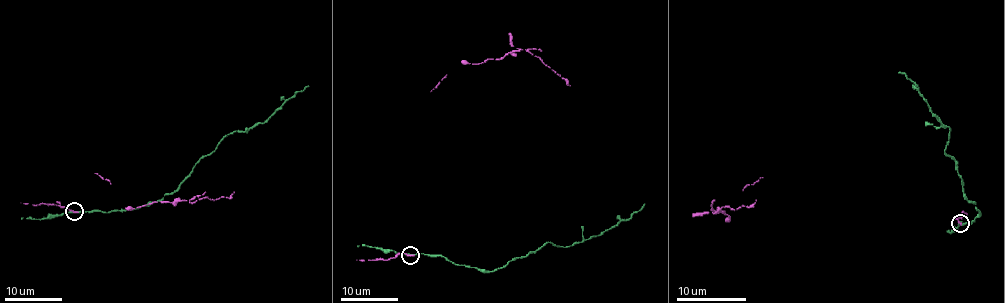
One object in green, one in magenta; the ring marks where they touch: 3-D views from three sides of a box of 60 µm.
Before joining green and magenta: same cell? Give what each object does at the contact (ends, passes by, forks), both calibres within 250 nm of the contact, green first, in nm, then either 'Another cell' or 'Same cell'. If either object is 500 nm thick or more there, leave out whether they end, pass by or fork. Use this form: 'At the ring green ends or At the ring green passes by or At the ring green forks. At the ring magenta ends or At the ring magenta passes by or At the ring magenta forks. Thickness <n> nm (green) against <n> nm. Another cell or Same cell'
At the ring green passes by. At the ring magenta ends. Thickness 240 nm (green) against 360 nm. Another cell

